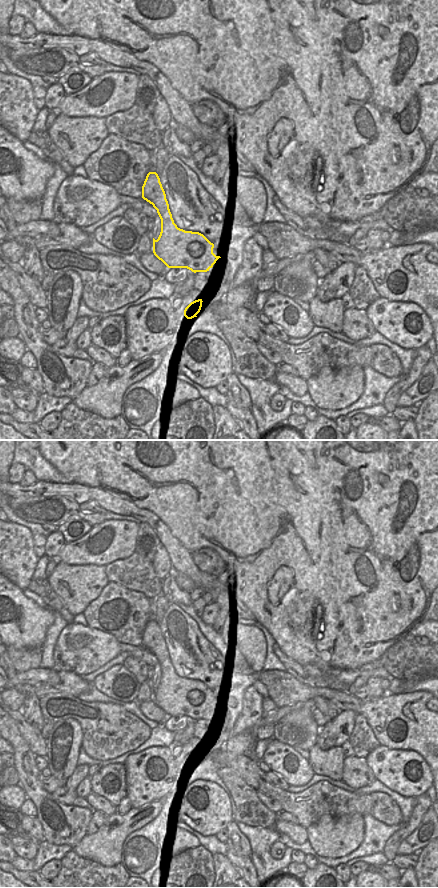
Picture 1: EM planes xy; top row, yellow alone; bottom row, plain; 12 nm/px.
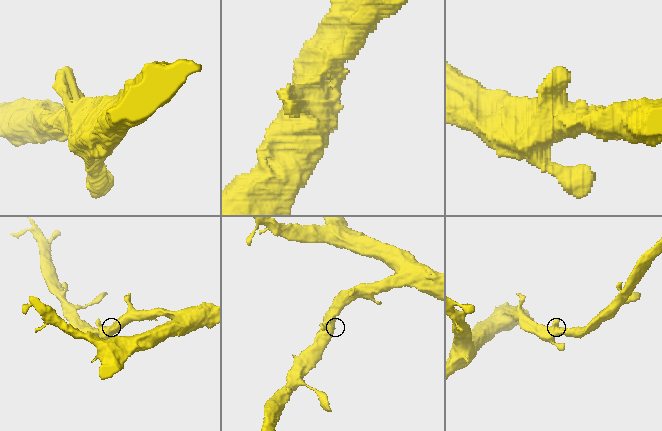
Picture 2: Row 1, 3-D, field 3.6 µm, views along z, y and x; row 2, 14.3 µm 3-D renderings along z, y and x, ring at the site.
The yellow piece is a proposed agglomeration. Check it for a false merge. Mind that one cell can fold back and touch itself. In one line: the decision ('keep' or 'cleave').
keep

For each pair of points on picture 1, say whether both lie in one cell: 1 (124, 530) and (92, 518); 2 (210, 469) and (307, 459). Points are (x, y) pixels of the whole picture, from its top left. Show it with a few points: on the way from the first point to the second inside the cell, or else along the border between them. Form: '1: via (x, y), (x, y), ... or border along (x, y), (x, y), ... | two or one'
1: border along (105, 520), (92, 527) | two
2: via (234, 461), (271, 461), (283, 459) | one

